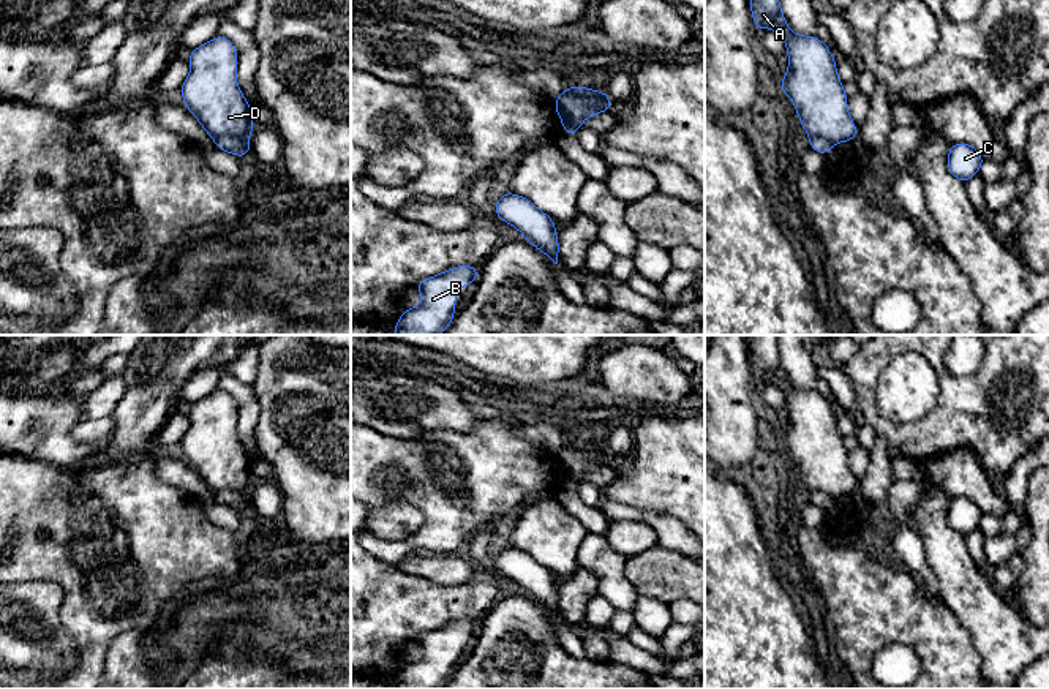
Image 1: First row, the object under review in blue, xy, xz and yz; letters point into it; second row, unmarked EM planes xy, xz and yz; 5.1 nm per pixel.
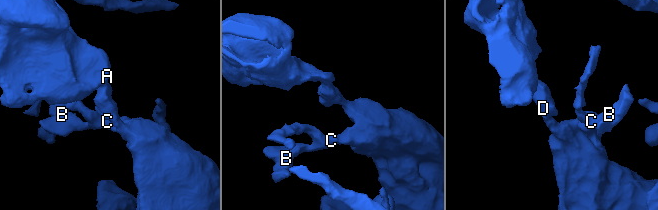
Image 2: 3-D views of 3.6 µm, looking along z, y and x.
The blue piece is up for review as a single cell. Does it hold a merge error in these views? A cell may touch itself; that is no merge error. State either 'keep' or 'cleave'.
cleave

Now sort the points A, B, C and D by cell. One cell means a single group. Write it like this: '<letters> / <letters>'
A D / B C

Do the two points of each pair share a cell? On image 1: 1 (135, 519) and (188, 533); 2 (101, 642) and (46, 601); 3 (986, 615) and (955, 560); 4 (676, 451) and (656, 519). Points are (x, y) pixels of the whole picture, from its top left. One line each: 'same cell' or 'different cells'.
1: same cell
2: different cells
3: same cell
4: different cells

